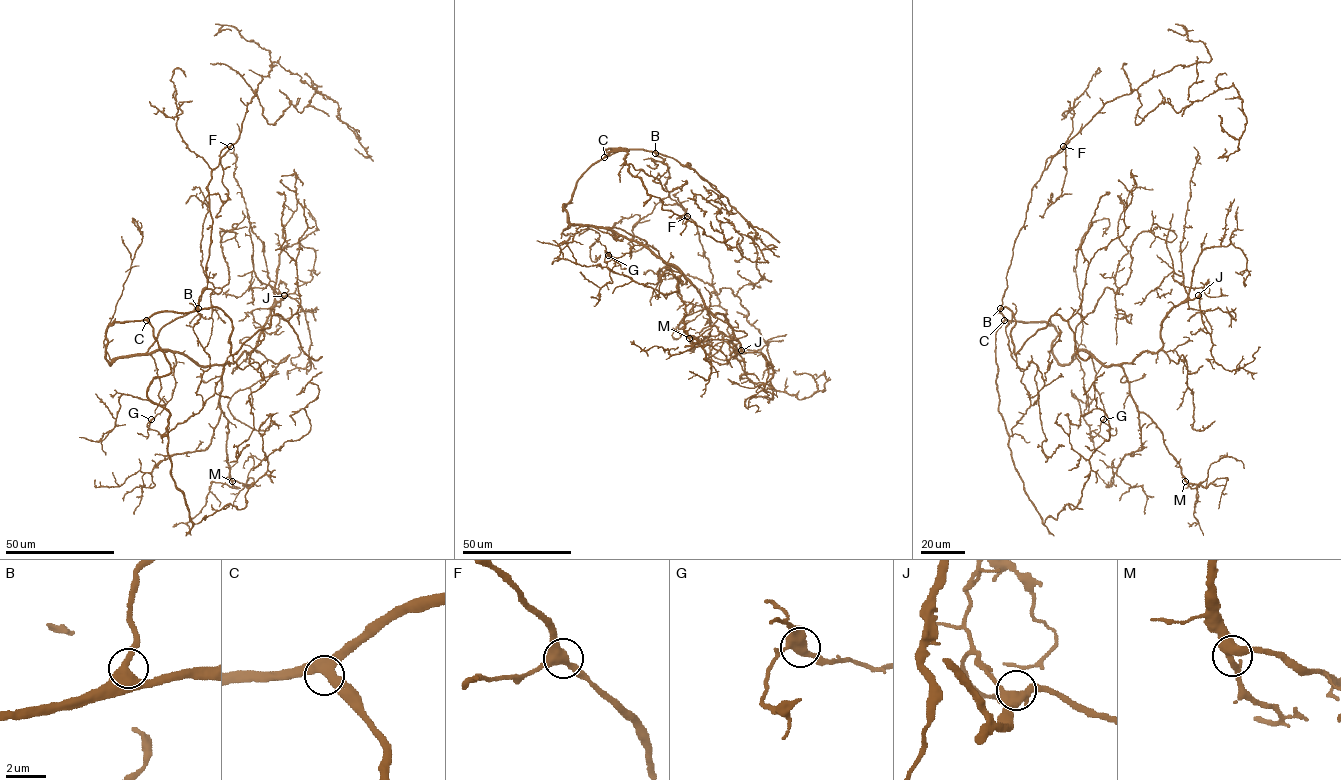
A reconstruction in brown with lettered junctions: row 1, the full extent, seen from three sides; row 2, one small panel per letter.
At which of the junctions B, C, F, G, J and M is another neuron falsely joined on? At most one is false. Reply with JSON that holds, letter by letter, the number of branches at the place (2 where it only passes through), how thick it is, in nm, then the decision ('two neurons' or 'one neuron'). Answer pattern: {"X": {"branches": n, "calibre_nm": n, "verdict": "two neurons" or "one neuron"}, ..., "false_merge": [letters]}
{"B": {"branches": 3, "calibre_nm": 420, "verdict": "one neuron"}, "C": {"branches": 3, "calibre_nm": 360, "verdict": "one neuron"}, "F": {"branches": 3, "calibre_nm": 400, "verdict": "one neuron"}, "G": {"branches": 3, "calibre_nm": 360, "verdict": "one neuron"}, "J": {"branches": 3, "calibre_nm": 400, "verdict": "one neuron"}, "M": {"branches": 3, "calibre_nm": 380, "verdict": "one neuron"}, "false_merge": []}

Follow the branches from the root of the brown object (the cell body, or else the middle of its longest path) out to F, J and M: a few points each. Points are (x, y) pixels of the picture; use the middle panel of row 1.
F: (650, 151), (664, 158), (670, 176), (665, 185), (669, 196), (687, 216)
J: (650, 151), (622, 149), (595, 162), (563, 210), (573, 224), (609, 228), (672, 264), (725, 316), (741, 350)
M: (650, 151), (622, 149), (595, 162), (563, 210), (573, 224), (636, 240), (680, 272), (689, 338)

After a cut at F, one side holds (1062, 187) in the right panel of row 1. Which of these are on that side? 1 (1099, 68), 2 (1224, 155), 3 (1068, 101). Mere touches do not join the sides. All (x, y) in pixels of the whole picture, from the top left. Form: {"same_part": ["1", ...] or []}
{"same_part": ["1", "3"]}

